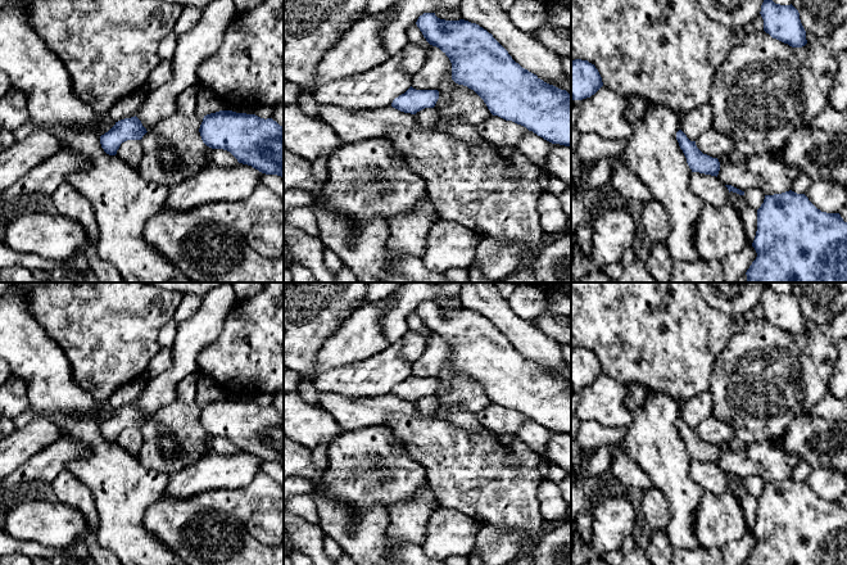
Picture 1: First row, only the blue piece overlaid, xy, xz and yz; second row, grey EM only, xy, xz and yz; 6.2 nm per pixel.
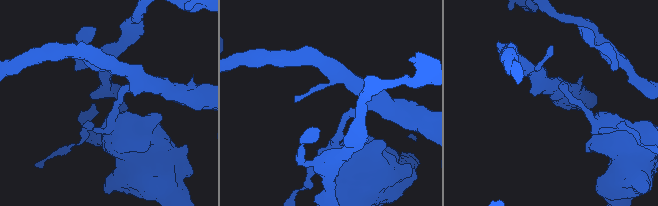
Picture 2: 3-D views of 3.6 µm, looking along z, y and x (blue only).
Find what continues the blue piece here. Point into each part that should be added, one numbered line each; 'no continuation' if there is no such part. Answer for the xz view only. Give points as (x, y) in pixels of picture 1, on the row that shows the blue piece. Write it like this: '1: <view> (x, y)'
no continuation

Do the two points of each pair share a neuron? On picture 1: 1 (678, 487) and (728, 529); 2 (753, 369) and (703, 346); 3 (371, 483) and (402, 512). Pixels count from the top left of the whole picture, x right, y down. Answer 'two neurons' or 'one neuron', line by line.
1: two neurons
2: two neurons
3: two neurons

